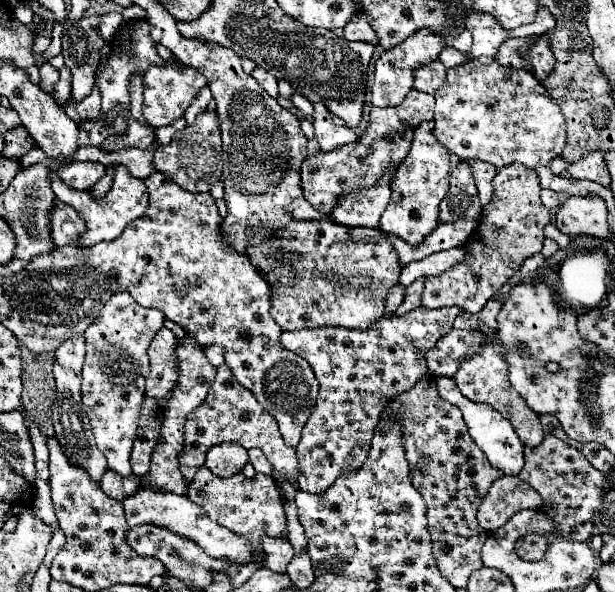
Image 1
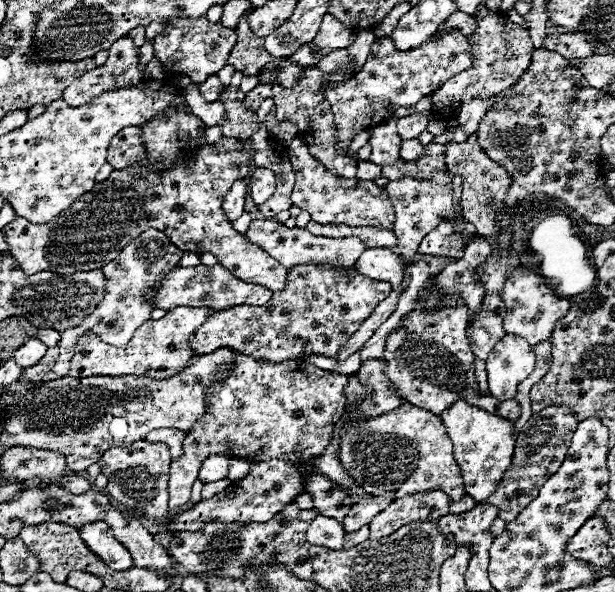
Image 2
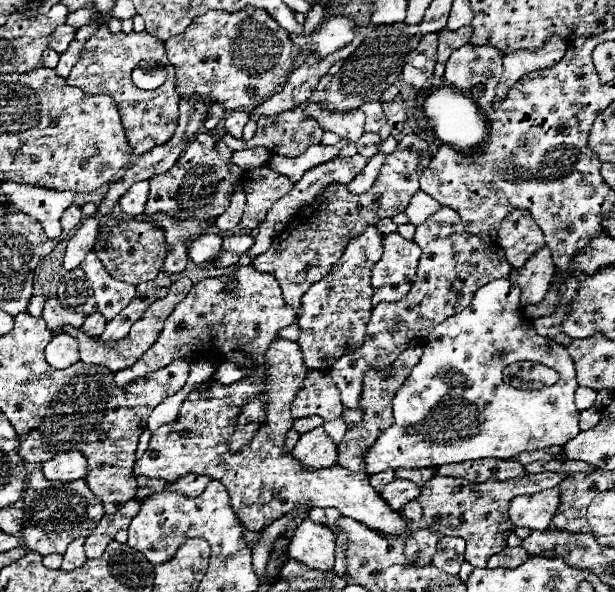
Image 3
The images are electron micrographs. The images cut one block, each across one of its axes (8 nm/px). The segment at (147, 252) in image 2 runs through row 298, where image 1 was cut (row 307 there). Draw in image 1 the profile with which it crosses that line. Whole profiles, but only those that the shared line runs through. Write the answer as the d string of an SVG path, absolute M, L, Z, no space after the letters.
M128 292L114 294L84 332L86 360L82 368L82 404L90 418L96 444L108 460L108 468L130 476L130 450L136 436L140 406L144 400L144 380L148 374L148 346L164 326L164 314L138 306Z

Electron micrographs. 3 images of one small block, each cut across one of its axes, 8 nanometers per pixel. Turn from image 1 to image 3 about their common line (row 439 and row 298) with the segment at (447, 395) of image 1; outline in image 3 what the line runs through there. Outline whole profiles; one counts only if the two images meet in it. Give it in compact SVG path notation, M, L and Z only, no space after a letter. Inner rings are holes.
M500 278L500 280L492 280L488 284L484 284L482 288L478 288L478 292L474 294L472 302L468 308L464 308L462 312L458 312L456 316L450 316L450 320L444 320L442 324L438 324L430 336L426 336L424 340L424 354L420 358L420 362L412 368L410 376L406 378L406 382L402 384L402 388L396 392L394 396L394 424L384 430L380 434L380 438L376 440L374 448L370 448L370 452L366 454L366 466L370 474L376 474L376 472L382 472L386 468L434 468L434 466L442 466L442 464L458 464L458 462L464 462L464 460L480 460L480 458L510 458L510 456L516 456L520 452L528 452L528 450L542 450L542 448L548 448L548 446L564 446L570 438L574 438L580 428L578 428L578 410L574 408L574 392L578 388L576 384L576 372L574 372L574 364L572 364L572 358L568 356L566 348L562 348L560 344L556 344L554 340L550 338L544 338L544 336L538 336L534 334L532 326L528 324L528 320L520 314L518 310L518 304L520 304L520 288L516 284L512 284L510 280L506 278ZM518 360L532 360L532 362L540 362L540 364L546 364L546 366L552 366L554 370L560 372L560 380L554 384L554 386L547 386L541 390L518 390L502 382L502 370L512 364L512 362L518 362Z

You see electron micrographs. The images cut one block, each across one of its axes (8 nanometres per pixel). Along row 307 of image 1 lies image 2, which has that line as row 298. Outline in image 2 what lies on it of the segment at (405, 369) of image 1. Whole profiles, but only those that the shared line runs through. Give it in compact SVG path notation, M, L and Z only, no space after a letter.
M430 278L428 288L420 292L420 302L406 316L400 328L390 334L384 350L386 360L386 376L400 396L404 396L412 406L430 410L434 414L444 412L450 404L458 400L466 400L472 406L478 406L490 414L496 412L498 400L488 394L480 394L476 374L474 374L474 352L470 348L466 336L466 308L456 306L456 296L450 300L448 308L436 312L424 312L422 300L428 296L428 290L434 286L434 278Z

